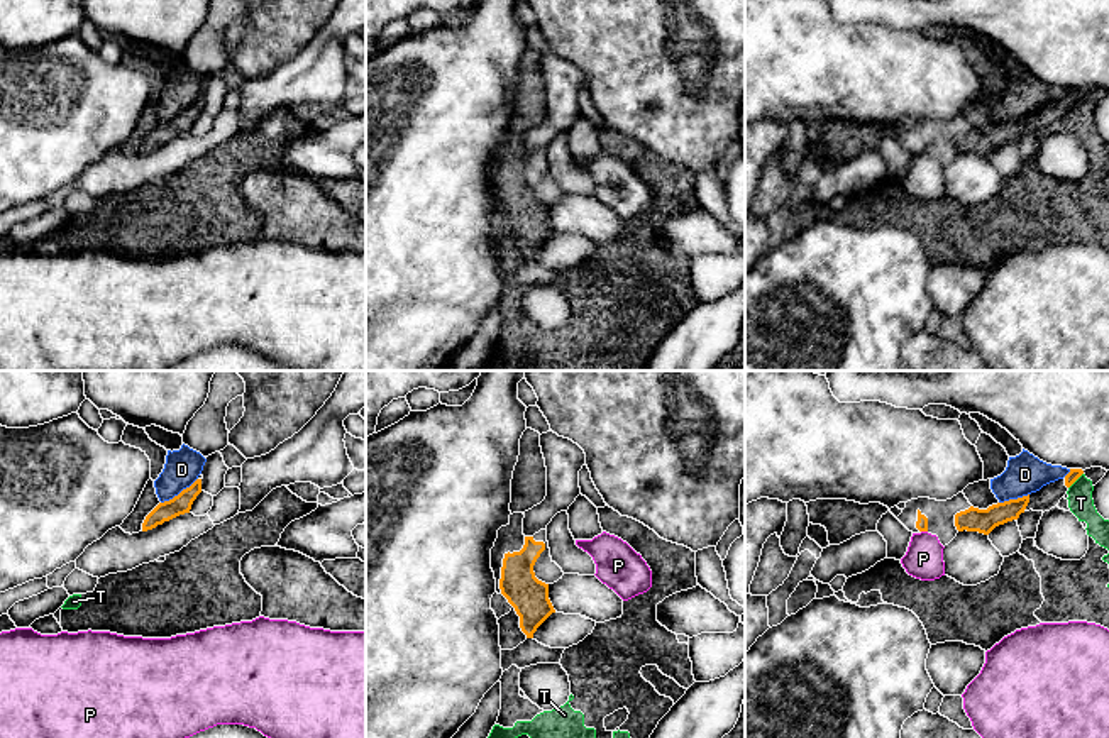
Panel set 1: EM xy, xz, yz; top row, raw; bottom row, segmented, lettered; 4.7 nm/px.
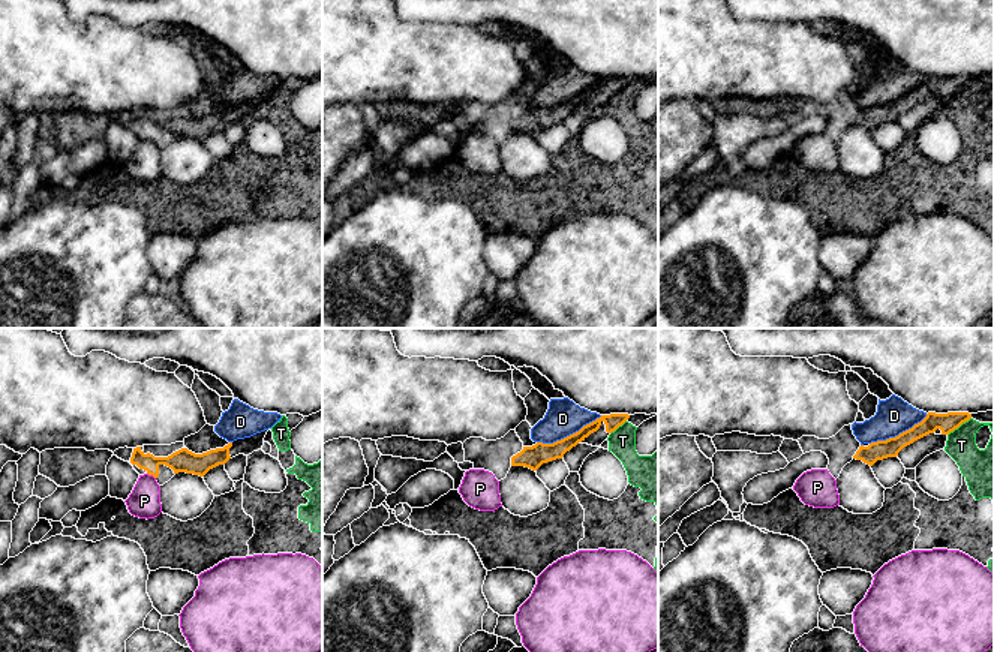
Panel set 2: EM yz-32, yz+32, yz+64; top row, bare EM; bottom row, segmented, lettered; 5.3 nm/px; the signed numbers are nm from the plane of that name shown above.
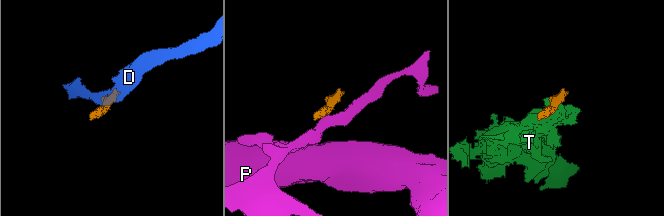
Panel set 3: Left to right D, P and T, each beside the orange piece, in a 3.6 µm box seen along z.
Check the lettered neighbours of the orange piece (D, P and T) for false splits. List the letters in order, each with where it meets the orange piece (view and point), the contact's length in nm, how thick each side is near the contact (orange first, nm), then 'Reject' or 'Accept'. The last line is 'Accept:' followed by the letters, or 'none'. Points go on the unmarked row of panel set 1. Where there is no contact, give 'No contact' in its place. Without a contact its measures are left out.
D: Touches orange at xy (180, 114). Shared border 220 nm. Thickness 90 nm (orange) against 170 nm. Reject
P: Touches orange at yz (925, 151). Shared border 30 nm. Thickness 60 nm (orange) against 180 nm. Reject
T: Touches orange at yz (1075, 100). Shared border 100 nm. Thickness 60 nm (orange) against 120 nm. Reject
Accept: none

